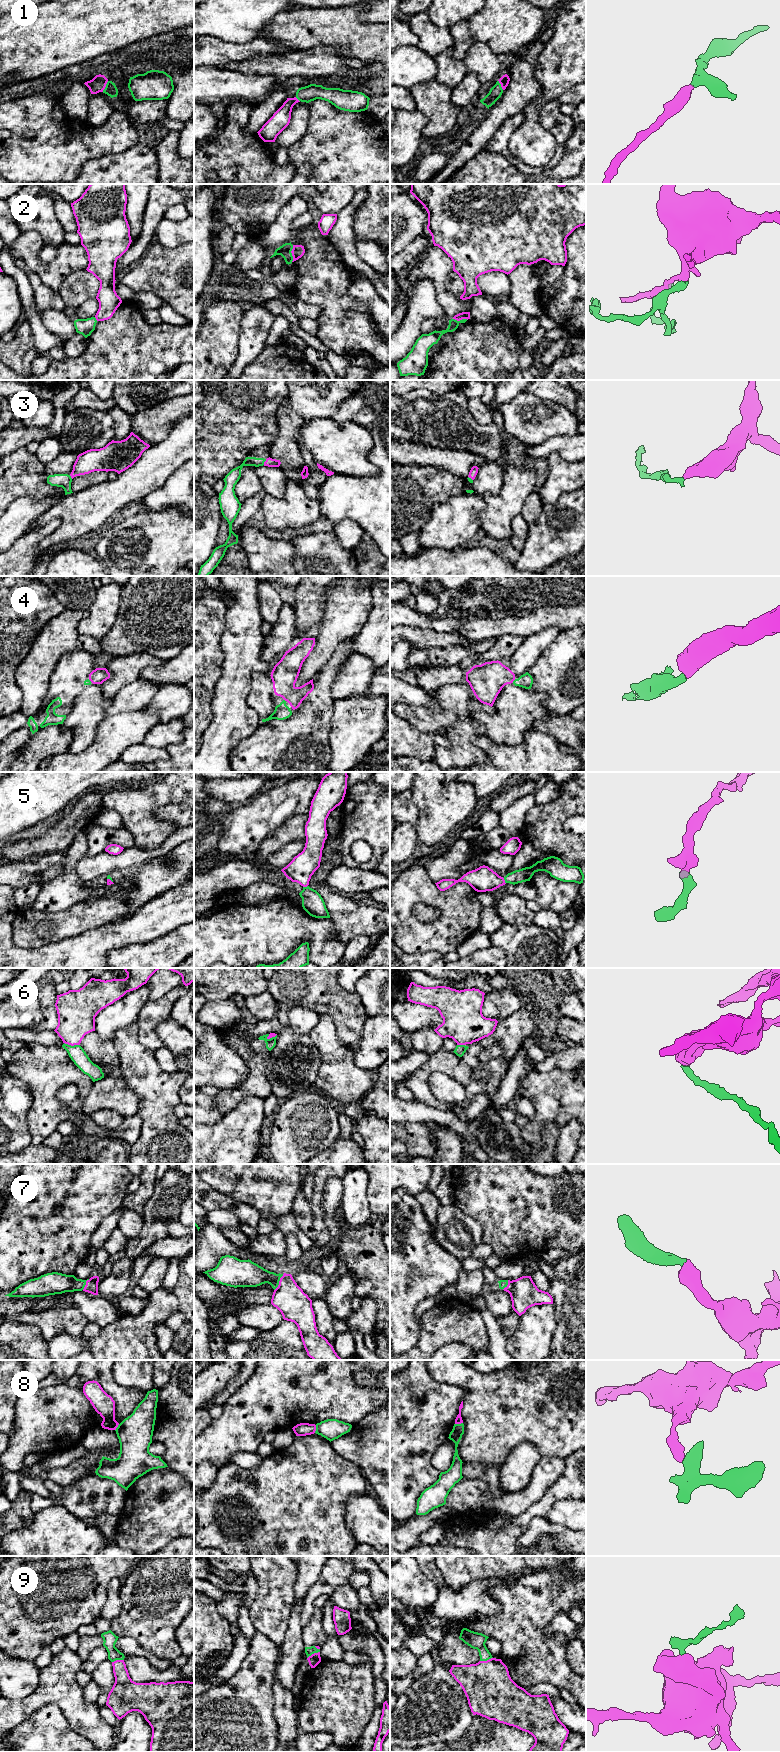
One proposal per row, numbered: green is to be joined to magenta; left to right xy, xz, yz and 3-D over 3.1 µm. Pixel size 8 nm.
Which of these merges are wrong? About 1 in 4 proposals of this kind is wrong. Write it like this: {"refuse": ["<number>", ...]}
{"refuse": ["2", "6", "8", "9"]}

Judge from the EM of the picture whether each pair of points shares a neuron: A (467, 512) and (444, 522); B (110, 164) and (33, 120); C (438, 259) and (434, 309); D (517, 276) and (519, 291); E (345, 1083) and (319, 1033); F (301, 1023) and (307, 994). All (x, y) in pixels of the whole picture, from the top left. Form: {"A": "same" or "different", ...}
{"A": "same", "B": "different", "C": "different", "D": "same", "E": "same", "F": "different"}

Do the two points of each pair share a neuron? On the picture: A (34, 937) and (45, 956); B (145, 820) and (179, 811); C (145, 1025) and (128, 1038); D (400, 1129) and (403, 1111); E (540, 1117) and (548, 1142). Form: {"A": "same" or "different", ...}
{"A": "different", "B": "different", "C": "different", "D": "different", "E": "different"}

